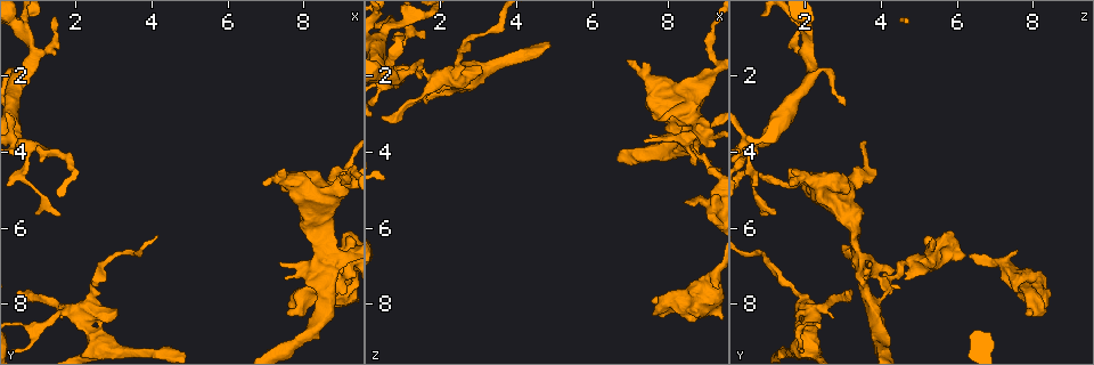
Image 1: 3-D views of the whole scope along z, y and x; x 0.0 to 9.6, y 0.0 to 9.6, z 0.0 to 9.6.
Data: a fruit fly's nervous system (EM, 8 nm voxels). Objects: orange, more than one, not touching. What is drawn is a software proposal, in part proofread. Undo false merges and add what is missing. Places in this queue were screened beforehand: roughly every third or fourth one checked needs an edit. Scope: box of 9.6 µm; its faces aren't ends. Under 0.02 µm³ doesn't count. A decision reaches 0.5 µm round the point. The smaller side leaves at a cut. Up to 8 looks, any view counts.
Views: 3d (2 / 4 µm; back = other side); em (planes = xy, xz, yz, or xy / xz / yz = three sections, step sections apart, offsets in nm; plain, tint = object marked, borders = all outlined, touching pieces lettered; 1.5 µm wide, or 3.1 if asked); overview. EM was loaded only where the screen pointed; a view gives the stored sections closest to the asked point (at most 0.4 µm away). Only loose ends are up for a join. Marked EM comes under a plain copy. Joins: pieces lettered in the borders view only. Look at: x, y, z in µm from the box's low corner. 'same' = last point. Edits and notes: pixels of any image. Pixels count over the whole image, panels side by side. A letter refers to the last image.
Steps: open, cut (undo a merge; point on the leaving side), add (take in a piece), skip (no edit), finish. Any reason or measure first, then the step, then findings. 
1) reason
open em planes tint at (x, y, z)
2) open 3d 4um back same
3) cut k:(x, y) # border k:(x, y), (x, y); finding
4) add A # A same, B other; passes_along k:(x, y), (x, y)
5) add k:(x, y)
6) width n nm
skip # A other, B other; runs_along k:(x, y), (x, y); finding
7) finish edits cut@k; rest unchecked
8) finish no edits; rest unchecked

branch stops here
open em planes borders at (7.00, 4.80, 1.55)

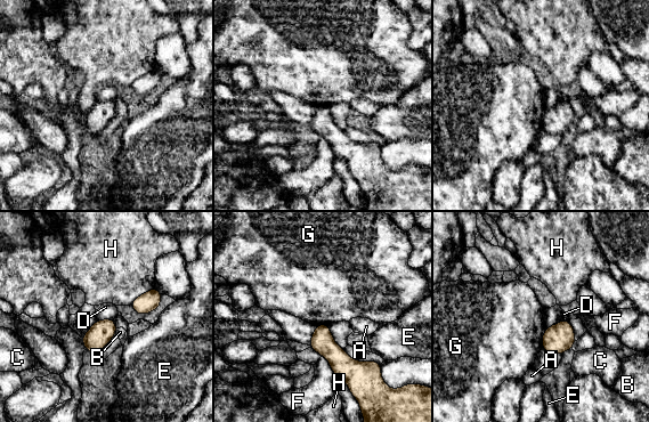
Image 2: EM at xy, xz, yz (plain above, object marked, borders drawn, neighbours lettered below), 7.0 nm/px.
longest_contact F 180 nm
skip # A other, B other, C other, D other, E other, F other, G other, H other; border 2:(546, 327), (543, 334), (542, 347); none of them fits

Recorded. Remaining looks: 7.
stops while still wide
open 3d 4um back at (8.45, 6.50, 5.30)

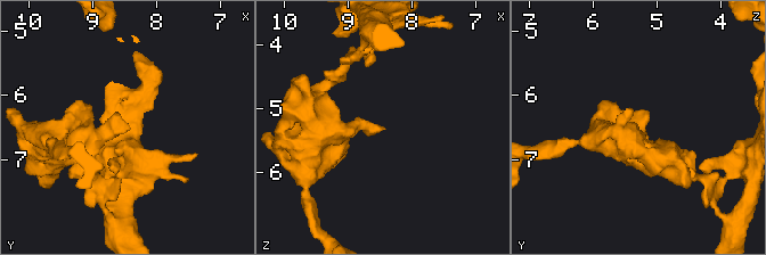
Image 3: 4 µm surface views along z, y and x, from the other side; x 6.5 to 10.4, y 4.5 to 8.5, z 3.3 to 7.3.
open em planes borders at (8.45, 6.45, 5.35)

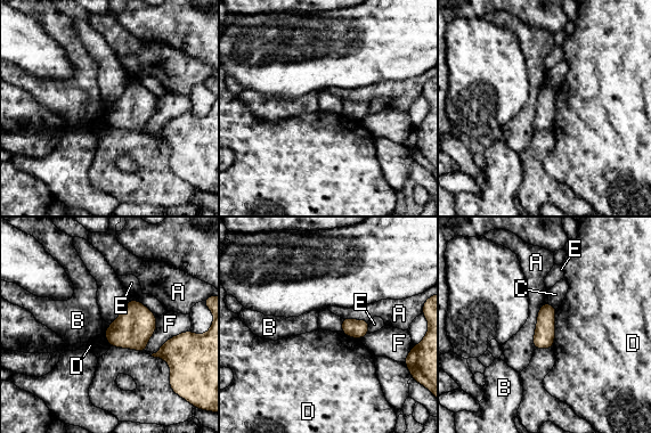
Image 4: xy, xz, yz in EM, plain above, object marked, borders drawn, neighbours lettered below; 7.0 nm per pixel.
skip # A other, B other, C other, D other, E other, F other; none of them fits

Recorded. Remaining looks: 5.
an open end
open em planes borders at (1.55, 5.70, 0.95)

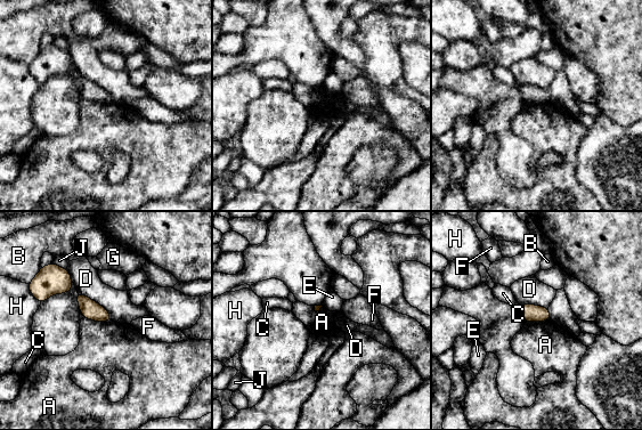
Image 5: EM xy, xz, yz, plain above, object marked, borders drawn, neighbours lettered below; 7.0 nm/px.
skip # A other, B other, C other, D other, E other, F other, G other, H other, J other; border 5:(83, 316), (95, 321), (111, 321); none of them fits

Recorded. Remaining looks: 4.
finish no edits; rest unchecked

